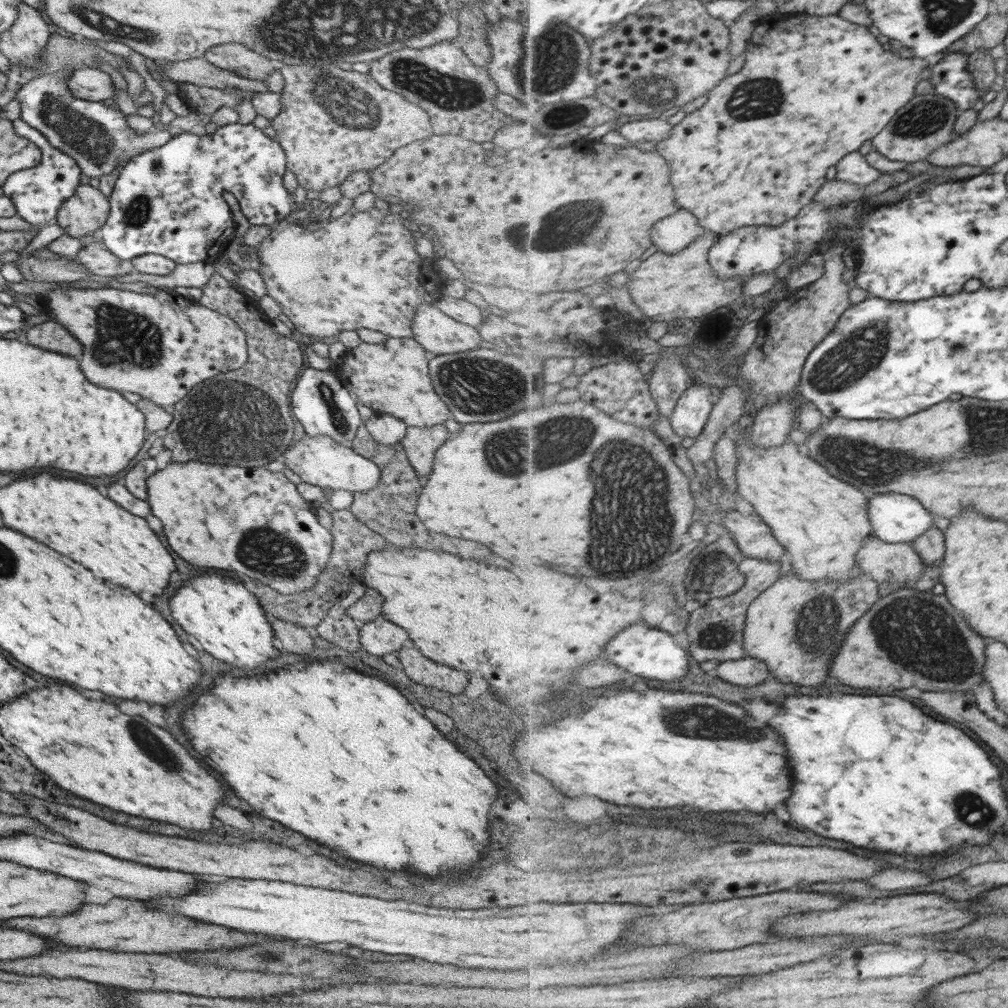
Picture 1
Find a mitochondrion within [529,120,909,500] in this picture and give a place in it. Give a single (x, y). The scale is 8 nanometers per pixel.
(847, 362)

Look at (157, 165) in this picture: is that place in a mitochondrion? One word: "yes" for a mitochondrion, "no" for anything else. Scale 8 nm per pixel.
yes

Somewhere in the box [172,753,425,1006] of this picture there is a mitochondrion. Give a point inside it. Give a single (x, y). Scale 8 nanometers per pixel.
(265, 955)

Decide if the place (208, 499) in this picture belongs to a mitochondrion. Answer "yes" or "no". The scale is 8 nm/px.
no

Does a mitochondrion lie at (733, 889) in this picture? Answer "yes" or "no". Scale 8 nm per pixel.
no

